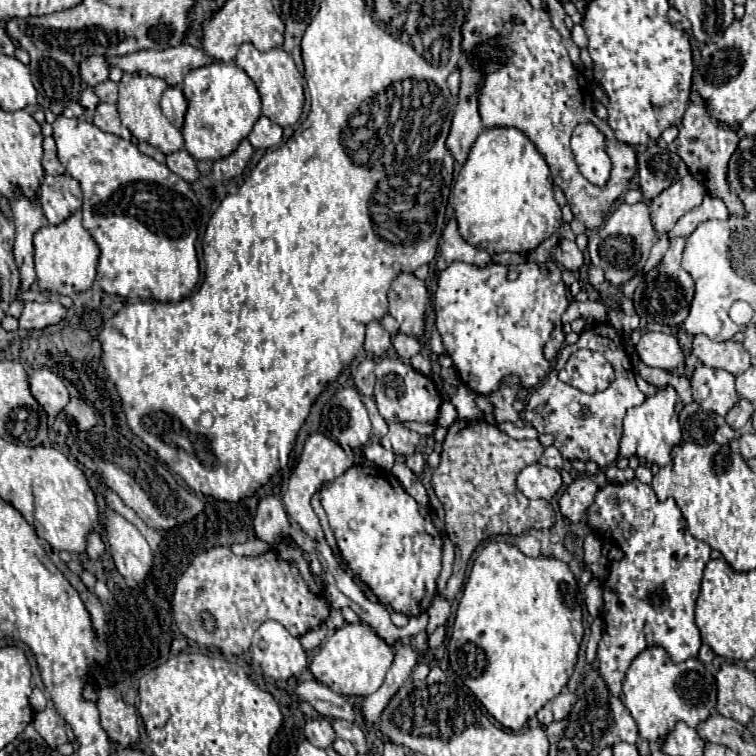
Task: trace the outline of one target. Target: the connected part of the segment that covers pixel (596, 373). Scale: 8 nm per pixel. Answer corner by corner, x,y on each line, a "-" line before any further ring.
577,350
569,358
569,366
559,372
561,382
575,386
587,394
601,392
613,380
613,366
603,354
591,350

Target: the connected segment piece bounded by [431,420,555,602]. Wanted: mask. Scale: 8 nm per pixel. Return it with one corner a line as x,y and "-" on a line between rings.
457,420
449,428
443,442
441,464
435,468
431,480
437,498
445,506
447,536
455,544
453,576
449,578
443,592
445,600
451,602
461,590
467,562
483,540
497,534
519,536
531,528
543,530
555,524
555,510
547,500
529,500
515,486
517,474
525,466
535,464
541,458
543,450
545,448
539,440
509,438
495,424
489,424
485,420

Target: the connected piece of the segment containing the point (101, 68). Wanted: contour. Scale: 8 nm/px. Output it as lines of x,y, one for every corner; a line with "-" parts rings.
89,56
79,64
81,80
89,86
97,86
109,78
109,66
103,56

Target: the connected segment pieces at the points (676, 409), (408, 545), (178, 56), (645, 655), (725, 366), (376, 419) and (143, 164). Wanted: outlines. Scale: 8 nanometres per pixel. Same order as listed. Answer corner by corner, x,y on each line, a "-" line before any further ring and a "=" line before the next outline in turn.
665,386
659,388
659,392
651,398
647,398
641,406
635,406
627,410
627,416
623,420
623,434
619,442
619,456
621,458
643,458
651,464
667,466
669,464
669,450
681,442
681,426
679,426
679,412
683,410
683,402
675,388
=
353,466
333,480
331,486
321,490
321,504
343,560
371,588
379,602
407,616
425,612
437,594
435,582
441,572
441,536
435,530
429,512
403,490
399,480
389,470
377,466
=
187,42
169,50
139,50
137,54
113,56
107,58
107,62
111,68
117,66
125,74
157,76
173,86
181,86
187,72
209,64
203,50
=
651,646
643,650
627,670
623,680
623,704
631,712
641,738
657,742
663,740
677,722
685,722
691,728
705,722
715,712
717,686
713,674
699,660
691,658
673,664
663,648
=
695,336
693,340
693,354
709,368
725,370
733,376
739,376
745,372
751,362
749,354
743,348
743,344
727,340
727,342
715,342
707,336
=
363,396
363,402
369,410
369,418
371,418
371,424
373,424
373,436
375,438
381,438
387,434
387,422
381,418
381,414
377,412
377,406
375,406
375,398
367,398
=
61,114
53,122
53,138
57,142
59,162
83,188
83,226
101,250
97,262
97,284
107,294
123,298
179,302
189,296
199,282
199,260
195,252
197,218
193,210
193,204
199,202
191,186
165,164
141,154
129,140
101,132
89,122
77,122
77,118
65,118

